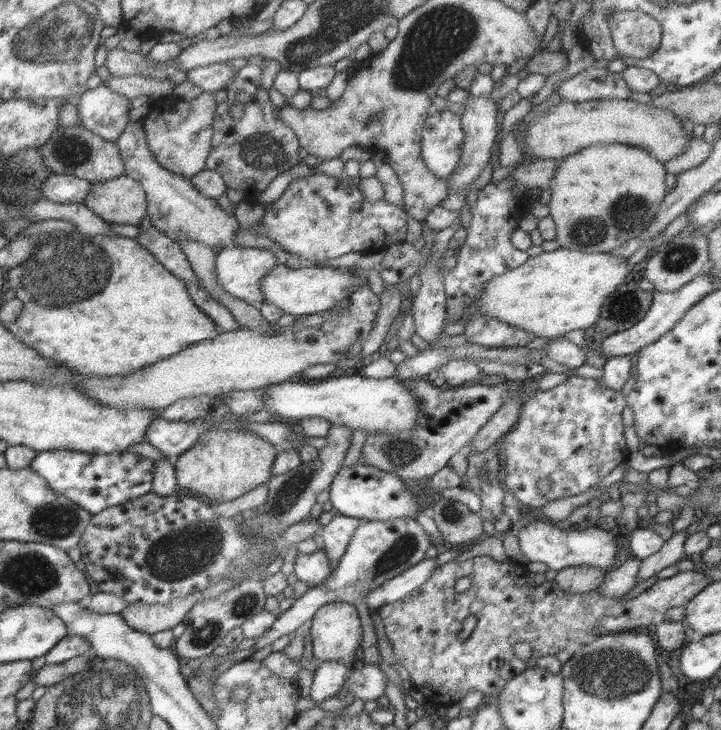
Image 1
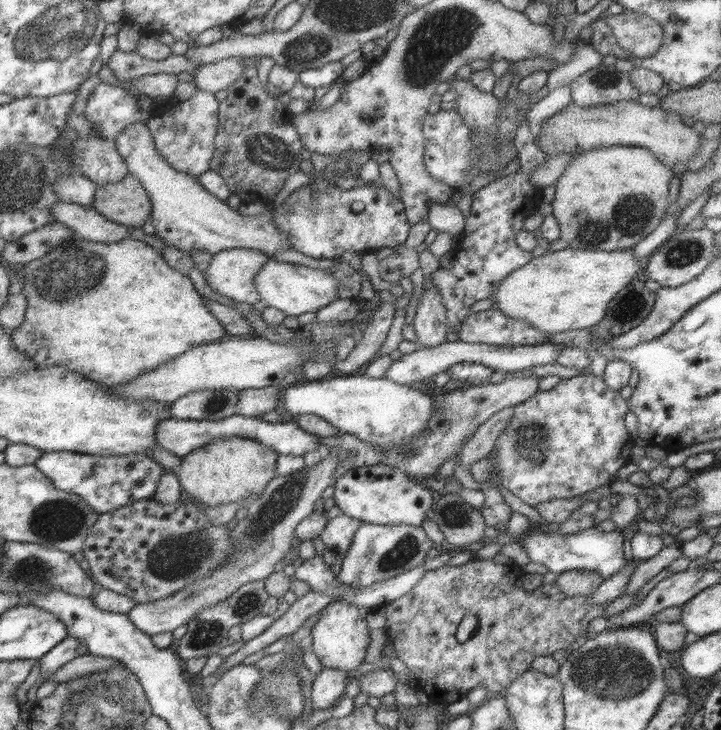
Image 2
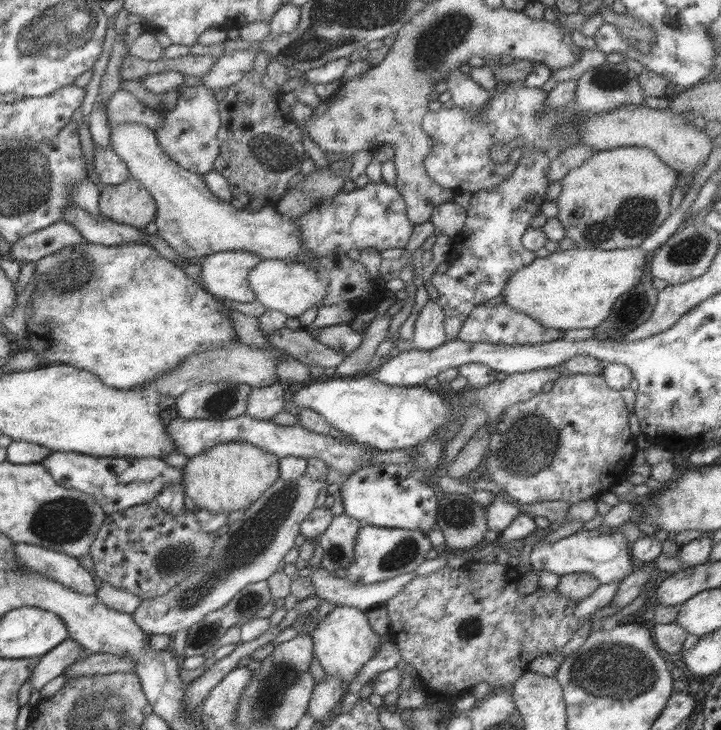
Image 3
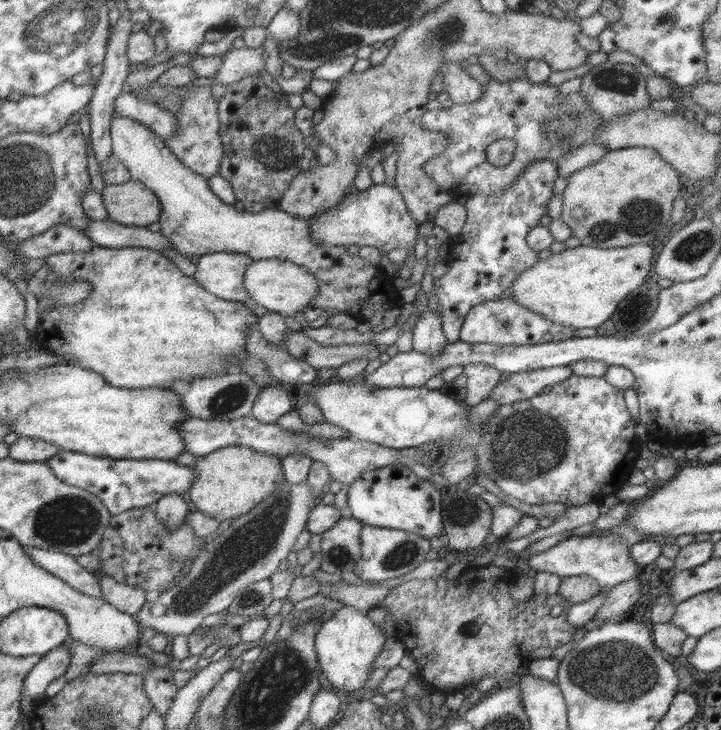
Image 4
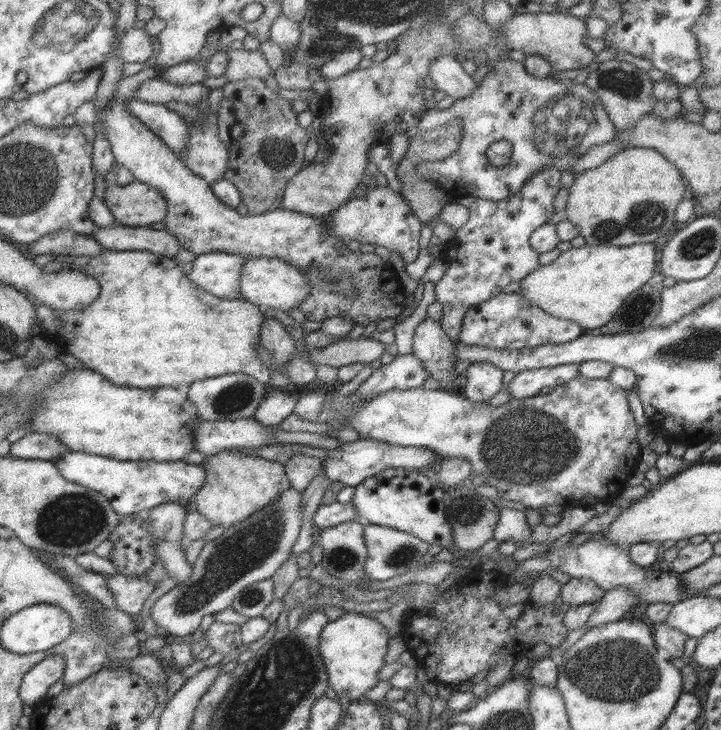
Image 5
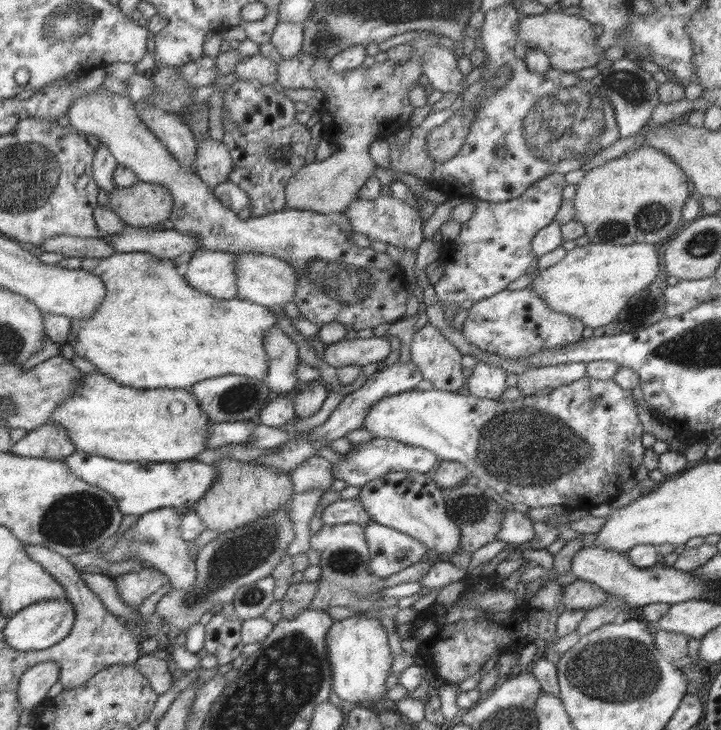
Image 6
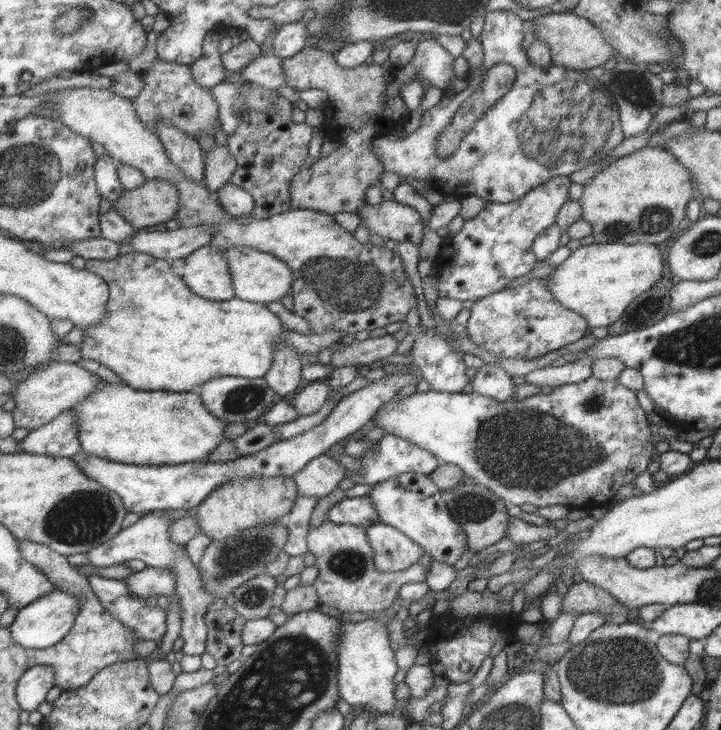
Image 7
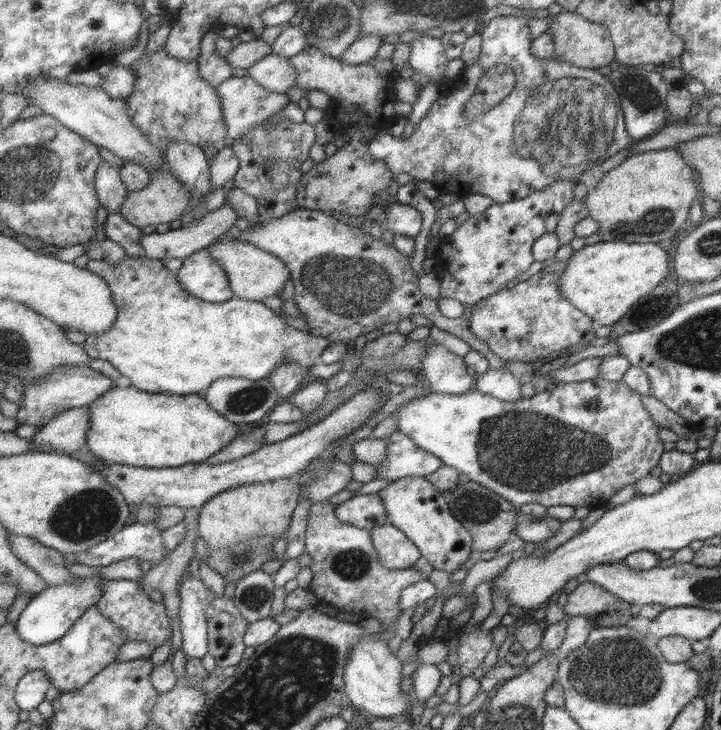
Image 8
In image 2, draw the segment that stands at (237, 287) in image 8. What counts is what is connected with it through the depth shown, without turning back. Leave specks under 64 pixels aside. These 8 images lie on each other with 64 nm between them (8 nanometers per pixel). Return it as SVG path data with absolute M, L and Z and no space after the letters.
M270 258L254 276L253 284L259 294L259 301L265 306L276 308L287 316L299 316L303 313L315 312L335 301L338 280L327 269L281 263L275 261L275 258Z

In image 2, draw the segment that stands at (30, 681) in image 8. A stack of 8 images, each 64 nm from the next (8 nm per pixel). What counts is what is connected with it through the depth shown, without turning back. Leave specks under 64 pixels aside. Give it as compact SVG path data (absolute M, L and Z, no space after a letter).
M67 636L56 646L51 647L38 661L40 664L40 677L37 682L51 673L54 673L62 664L69 662L75 657L87 654L87 647L77 638Z

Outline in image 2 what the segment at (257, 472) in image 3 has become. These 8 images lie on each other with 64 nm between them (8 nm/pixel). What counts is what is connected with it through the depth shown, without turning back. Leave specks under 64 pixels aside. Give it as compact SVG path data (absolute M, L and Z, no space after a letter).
M237 435L211 438L208 443L180 457L174 470L184 496L205 507L233 504L263 492L266 482L276 475L277 453L255 439Z

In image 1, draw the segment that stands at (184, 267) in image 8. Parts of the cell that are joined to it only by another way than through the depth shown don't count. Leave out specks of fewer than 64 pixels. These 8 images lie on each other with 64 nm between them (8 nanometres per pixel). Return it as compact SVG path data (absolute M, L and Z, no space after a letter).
M223 247L216 253L215 270L221 290L256 306L263 302L261 279L277 265L275 253L253 247Z

